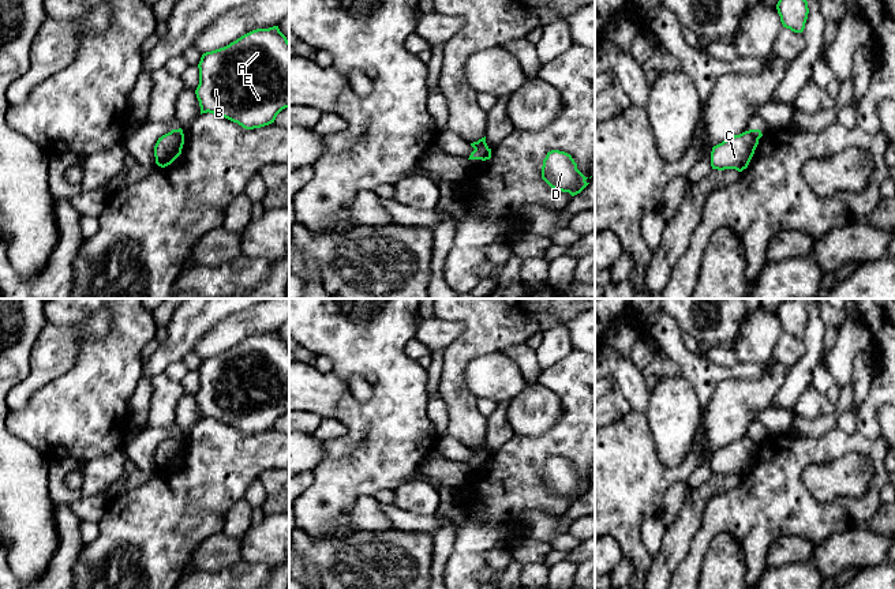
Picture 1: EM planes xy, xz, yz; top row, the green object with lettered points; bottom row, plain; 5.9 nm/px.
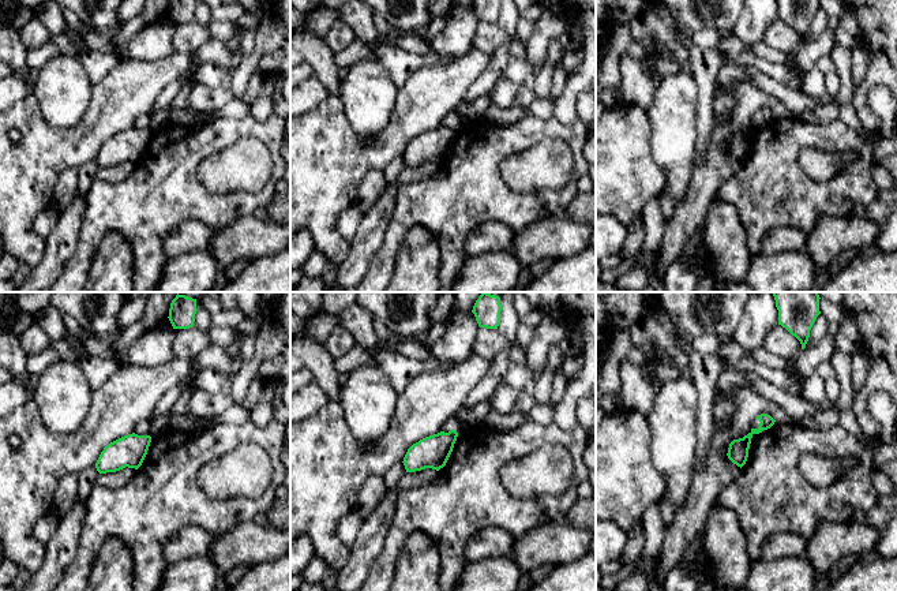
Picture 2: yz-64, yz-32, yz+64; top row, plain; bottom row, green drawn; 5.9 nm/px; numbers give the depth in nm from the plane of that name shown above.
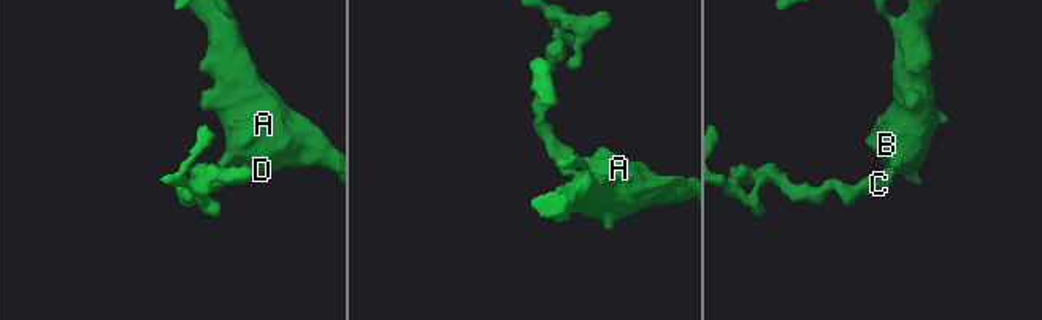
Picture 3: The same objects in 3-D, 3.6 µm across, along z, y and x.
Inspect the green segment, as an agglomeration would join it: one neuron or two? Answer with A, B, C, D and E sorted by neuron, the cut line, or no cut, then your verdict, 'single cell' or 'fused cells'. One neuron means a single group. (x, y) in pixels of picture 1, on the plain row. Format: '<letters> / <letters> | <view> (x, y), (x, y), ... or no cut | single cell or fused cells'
A B D E / C | xz (487, 451), (475, 454) | fused cells

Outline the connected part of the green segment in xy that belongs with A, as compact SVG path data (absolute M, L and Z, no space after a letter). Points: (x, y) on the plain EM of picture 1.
M278 331L252 335L229 350L206 357L198 369L199 390L195 395L202 419L213 419L237 428L246 435L274 428L277 420L289 413L289 346Z

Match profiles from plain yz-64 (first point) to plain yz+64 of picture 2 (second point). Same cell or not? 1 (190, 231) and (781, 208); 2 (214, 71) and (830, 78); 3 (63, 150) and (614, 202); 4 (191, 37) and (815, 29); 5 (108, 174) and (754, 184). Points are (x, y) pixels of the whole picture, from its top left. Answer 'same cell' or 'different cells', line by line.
1: different cells
2: different cells
3: same cell
4: different cells
5: different cells

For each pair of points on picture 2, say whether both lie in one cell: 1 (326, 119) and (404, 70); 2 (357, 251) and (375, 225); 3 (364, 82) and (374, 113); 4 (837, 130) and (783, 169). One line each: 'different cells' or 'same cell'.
1: different cells
2: same cell
3: same cell
4: same cell

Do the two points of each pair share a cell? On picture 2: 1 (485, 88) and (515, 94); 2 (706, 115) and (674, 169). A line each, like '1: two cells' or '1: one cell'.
1: two cells
2: two cells

